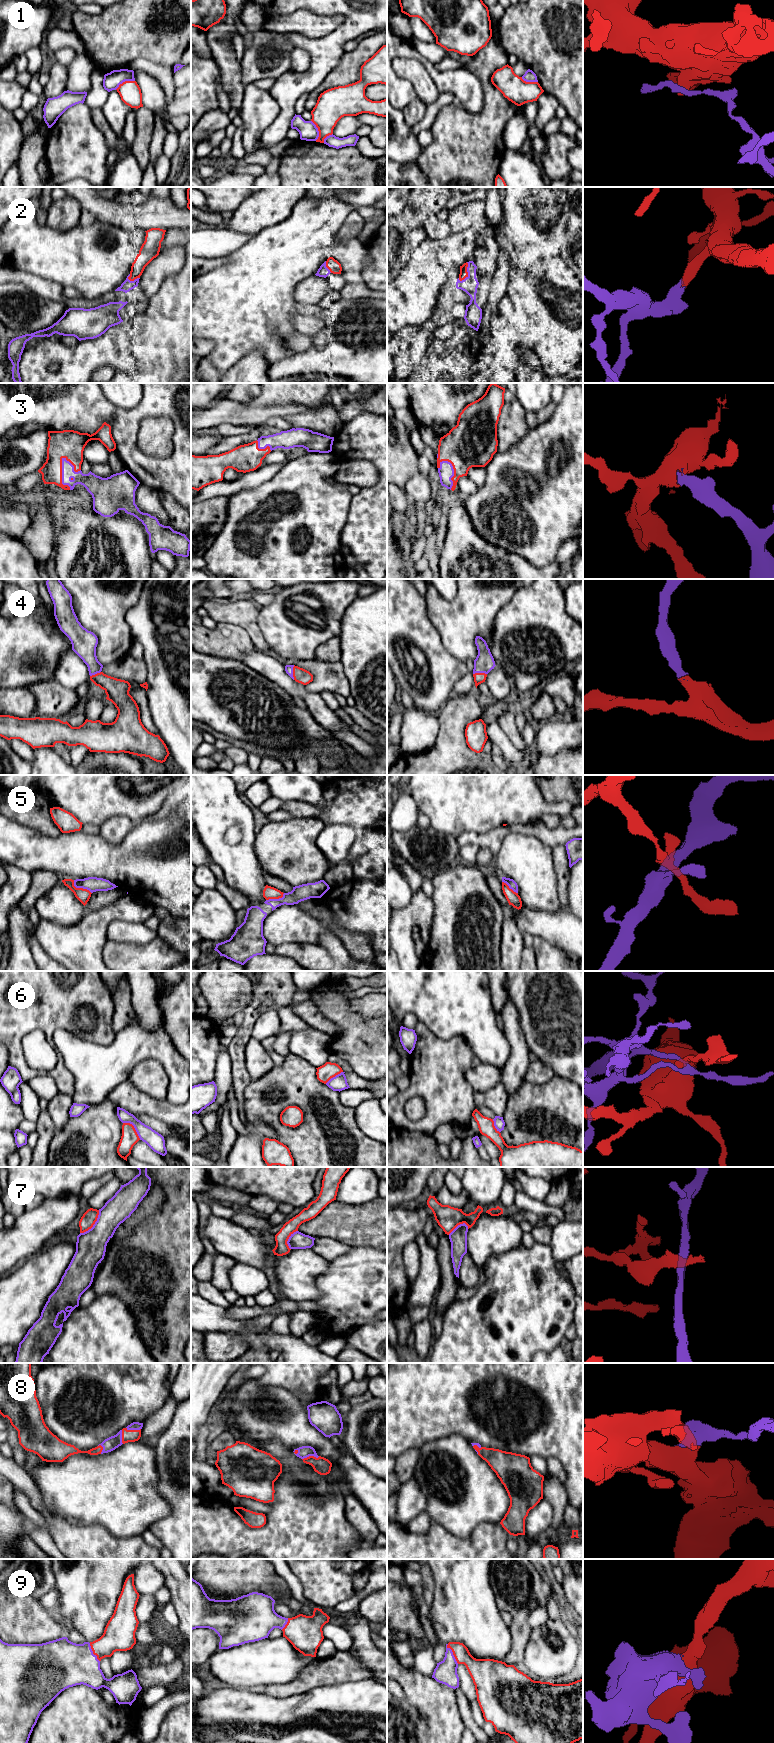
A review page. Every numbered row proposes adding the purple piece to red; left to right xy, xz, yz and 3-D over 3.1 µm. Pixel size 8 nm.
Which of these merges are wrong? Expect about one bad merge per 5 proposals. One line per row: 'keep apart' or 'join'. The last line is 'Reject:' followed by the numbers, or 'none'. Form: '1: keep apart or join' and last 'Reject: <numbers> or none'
1: keep apart
2: join
3: join
4: join
5: keep apart
6: keep apart
7: keep apart
8: join
9: join
Reject: 1, 5, 6, 7

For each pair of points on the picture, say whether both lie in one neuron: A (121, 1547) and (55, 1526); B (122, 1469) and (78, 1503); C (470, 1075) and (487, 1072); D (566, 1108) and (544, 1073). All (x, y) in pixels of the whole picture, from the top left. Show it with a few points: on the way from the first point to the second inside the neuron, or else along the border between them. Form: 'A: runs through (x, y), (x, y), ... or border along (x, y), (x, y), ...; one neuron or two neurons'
A: runs through (105, 1547), (84, 1547), (71, 1539); one neuron
B: runs through (111, 1480), (102, 1489), (92, 1489), (89, 1492); one neuron
C: runs through (474, 1075), (483, 1075); one neuron
D: border along (554, 1074), (541, 1084), (531, 1084), (525, 1081); two neurons

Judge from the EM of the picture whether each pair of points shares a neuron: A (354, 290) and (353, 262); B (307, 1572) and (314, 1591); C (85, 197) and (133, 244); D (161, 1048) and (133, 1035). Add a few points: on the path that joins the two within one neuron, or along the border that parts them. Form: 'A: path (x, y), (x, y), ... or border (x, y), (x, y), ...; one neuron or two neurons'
A: path (354, 283), (353, 269); one neuron
B: path (312, 1577), (314, 1579), (314, 1586); one neuron
C: border (98, 220), (128, 230), (138, 230); two neurons
D: path (154, 1045), (143, 1045), (140, 1042); one neuron

